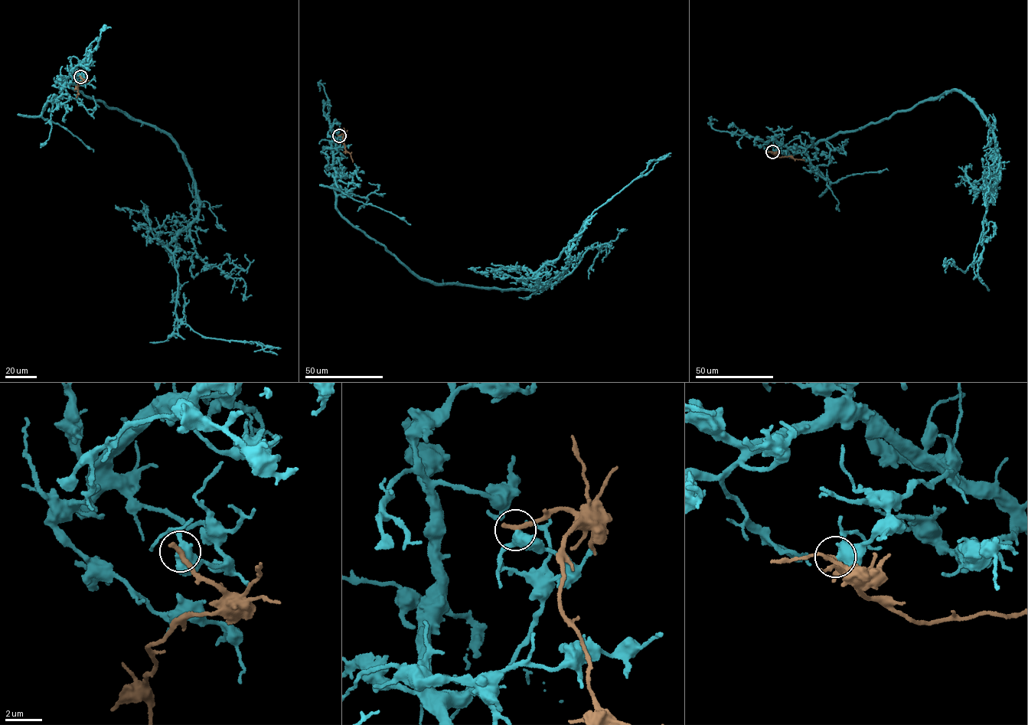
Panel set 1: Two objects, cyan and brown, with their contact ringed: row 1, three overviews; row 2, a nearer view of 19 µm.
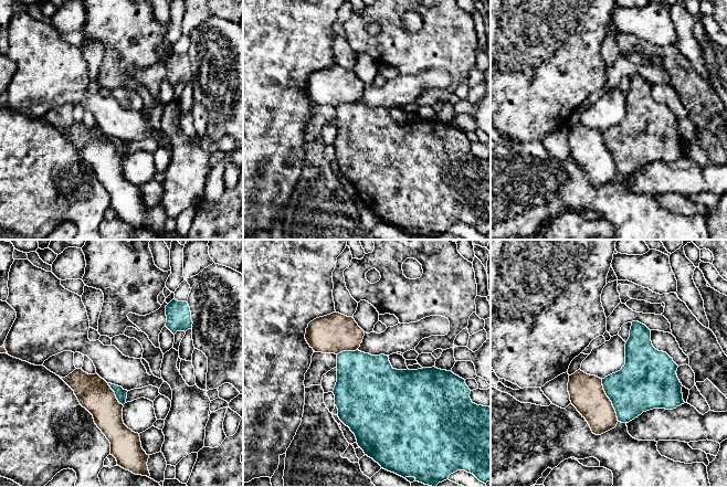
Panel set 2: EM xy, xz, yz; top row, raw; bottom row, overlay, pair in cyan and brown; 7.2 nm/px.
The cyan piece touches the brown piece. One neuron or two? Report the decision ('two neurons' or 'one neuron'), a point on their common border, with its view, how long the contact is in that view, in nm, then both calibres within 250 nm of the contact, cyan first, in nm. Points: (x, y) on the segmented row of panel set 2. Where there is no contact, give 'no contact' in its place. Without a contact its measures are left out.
two neurons; meets cyan in yz at (610, 400); contact 340 nm long; 380 nm thick on the cyan side, 260 nm on the other

